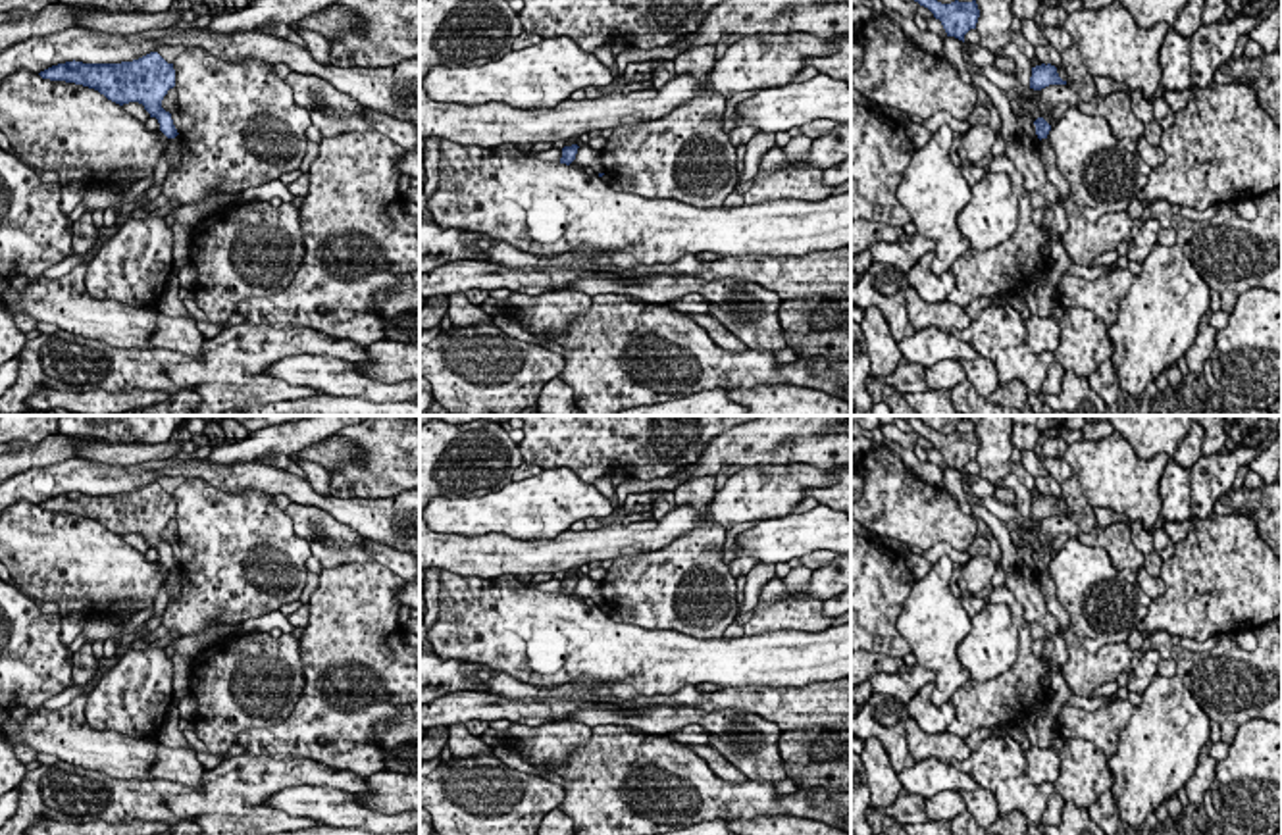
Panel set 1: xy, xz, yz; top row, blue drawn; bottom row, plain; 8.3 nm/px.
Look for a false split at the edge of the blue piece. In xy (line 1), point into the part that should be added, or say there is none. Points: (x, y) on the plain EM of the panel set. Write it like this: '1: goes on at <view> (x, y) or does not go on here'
1: does not go on here

